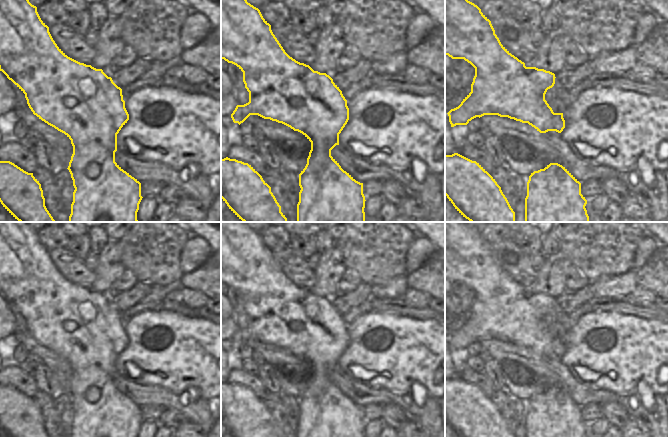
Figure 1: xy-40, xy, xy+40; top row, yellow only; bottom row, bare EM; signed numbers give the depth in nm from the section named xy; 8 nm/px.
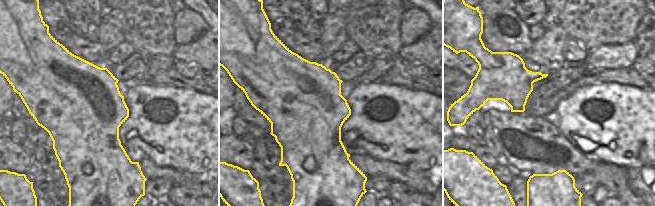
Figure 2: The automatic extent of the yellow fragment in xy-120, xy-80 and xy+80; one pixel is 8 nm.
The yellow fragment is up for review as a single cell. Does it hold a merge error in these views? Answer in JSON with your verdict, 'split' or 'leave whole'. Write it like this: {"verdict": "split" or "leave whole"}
{"verdict": "leave whole"}

